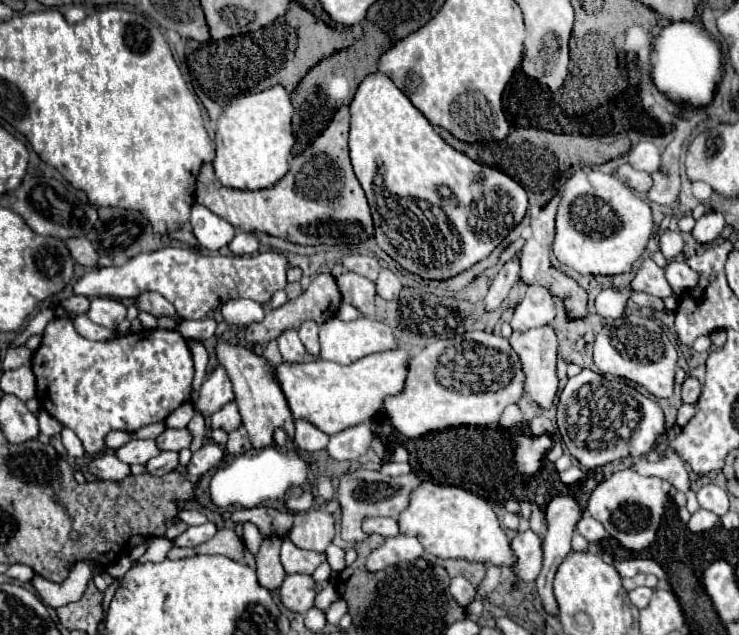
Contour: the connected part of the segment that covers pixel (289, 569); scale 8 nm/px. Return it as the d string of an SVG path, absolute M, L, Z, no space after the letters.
M284 538L280 560L282 560L282 566L284 566L286 574L296 574L296 572L312 574L318 568L318 564L322 564L326 560L326 554L302 550L296 544L292 544L292 540Z

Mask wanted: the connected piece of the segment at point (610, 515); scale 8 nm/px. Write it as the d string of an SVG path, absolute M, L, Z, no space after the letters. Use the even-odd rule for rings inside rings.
M624 468L614 472L610 478L600 482L590 494L586 510L592 518L600 520L606 532L616 538L622 546L630 550L644 550L654 538L660 526L660 518L664 514L664 504L668 494L662 490L662 480L654 476L642 476L632 468ZM632 494L632 496L626 496Z

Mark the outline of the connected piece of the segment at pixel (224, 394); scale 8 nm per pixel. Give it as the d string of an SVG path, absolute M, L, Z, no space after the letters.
M216 366L208 378L204 380L202 384L202 390L200 390L200 396L196 400L196 408L204 414L204 416L210 416L214 414L216 410L220 410L226 402L234 400L234 392L232 392L232 384L226 376L226 370L224 366Z

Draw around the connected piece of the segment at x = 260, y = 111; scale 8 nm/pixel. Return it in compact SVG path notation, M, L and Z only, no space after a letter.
M280 84L230 100L216 120L214 172L218 180L224 186L240 190L260 190L276 184L288 172L290 150L294 146L290 118L290 94Z

